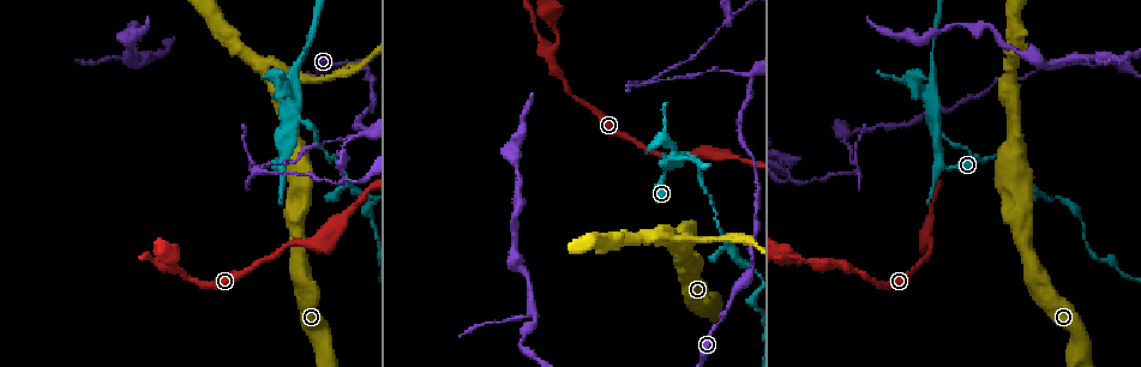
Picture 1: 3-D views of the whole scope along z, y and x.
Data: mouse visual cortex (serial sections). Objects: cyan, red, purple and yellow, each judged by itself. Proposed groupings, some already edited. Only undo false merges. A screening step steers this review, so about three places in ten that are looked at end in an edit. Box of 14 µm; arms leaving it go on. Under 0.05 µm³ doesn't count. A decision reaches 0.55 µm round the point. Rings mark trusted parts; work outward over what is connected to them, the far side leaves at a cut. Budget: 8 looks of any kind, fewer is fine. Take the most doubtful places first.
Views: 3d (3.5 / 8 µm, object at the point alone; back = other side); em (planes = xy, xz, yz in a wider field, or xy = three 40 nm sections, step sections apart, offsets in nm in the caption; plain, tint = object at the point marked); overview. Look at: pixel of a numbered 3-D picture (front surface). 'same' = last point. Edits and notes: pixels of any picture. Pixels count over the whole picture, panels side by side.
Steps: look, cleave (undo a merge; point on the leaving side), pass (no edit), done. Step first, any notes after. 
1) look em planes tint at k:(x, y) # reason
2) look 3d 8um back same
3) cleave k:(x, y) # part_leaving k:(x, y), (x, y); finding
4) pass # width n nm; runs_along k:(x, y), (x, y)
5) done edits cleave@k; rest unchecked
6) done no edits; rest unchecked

look 3d 8um at 1:(649, 236) # a fork

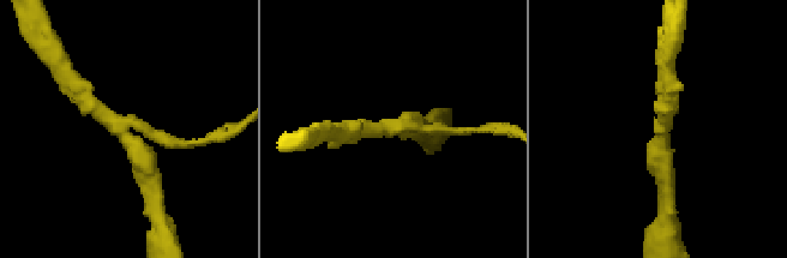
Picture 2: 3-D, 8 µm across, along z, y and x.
look 3d 3.5um at 2:(658, 127) # zoom in

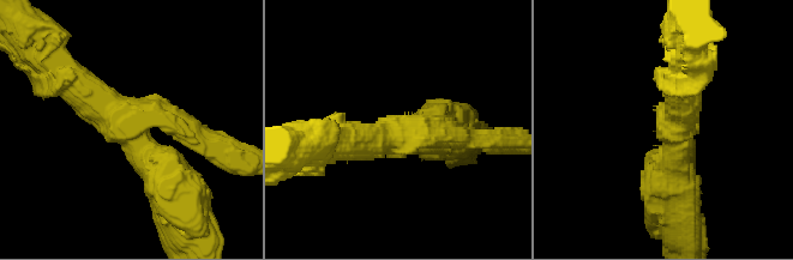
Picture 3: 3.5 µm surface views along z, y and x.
look em planes tint at 3:(672, 123) # arms 3; arm_widths 300, 500, 600 nm; now the EM

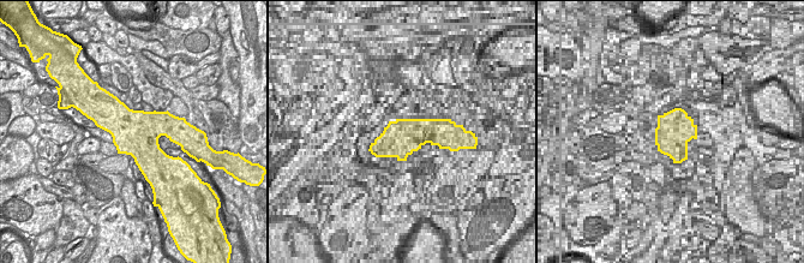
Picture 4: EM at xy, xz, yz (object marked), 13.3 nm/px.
pass # runs_along 3:(176, 189), (66, 76); all the same cell

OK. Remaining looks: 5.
look 3d 3.5um at 1:(826, 262) # branch point

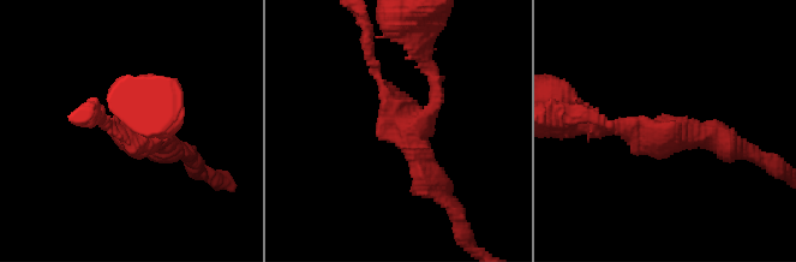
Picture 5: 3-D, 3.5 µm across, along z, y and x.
look em xy step 1 tint at 5:(669, 135) # arms 3; arm_widths 150, 150, 300 nm

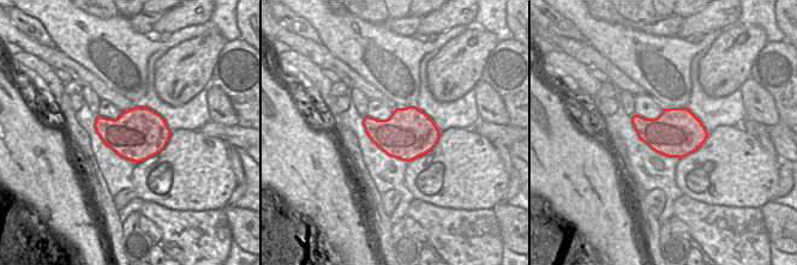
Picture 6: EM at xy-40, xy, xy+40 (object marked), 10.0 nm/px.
pass # continuous, no second cell

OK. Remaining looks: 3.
look 3d 8um at 1:(366, 131) # three arms meet

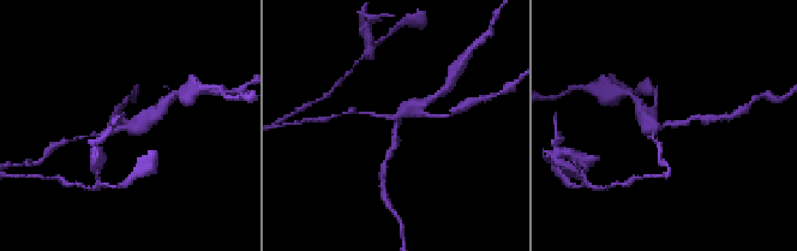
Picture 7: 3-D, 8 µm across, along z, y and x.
look em xy step 3 tint at 7:(124, 127) # arms 3; arm_widths 100, 200, 400 nm

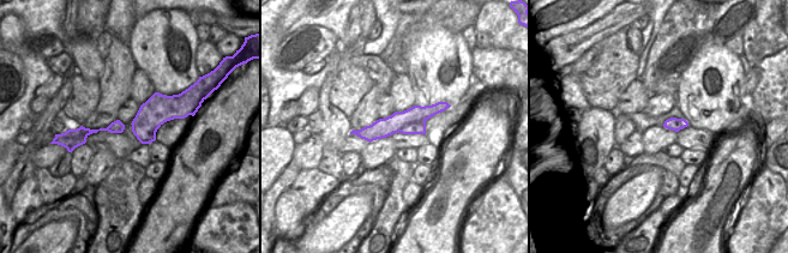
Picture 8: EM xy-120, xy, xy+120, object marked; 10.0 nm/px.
cleave 7:(100, 136) # width 260 nm; border 8:(425, 120), (407, 124), (399, 131); a second cell is stuck on

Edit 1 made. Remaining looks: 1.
done edits cleave@7; rest unchecked

